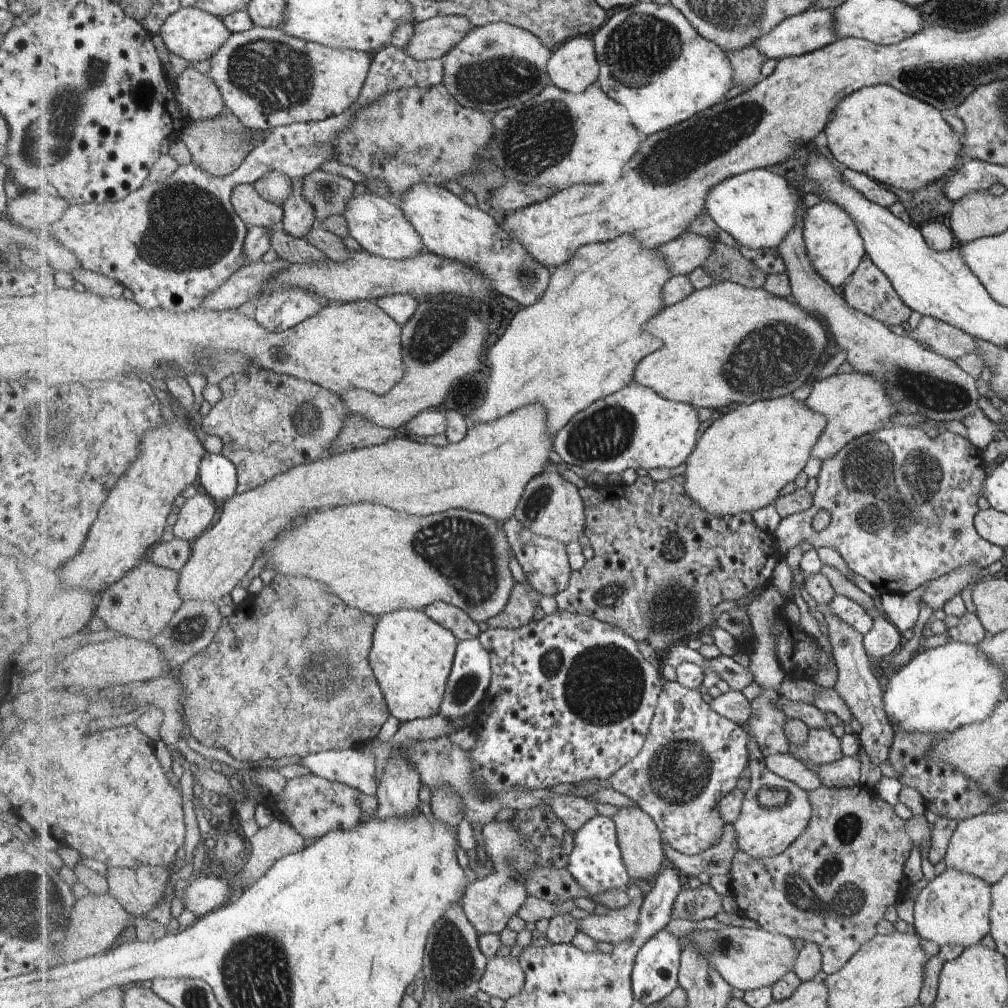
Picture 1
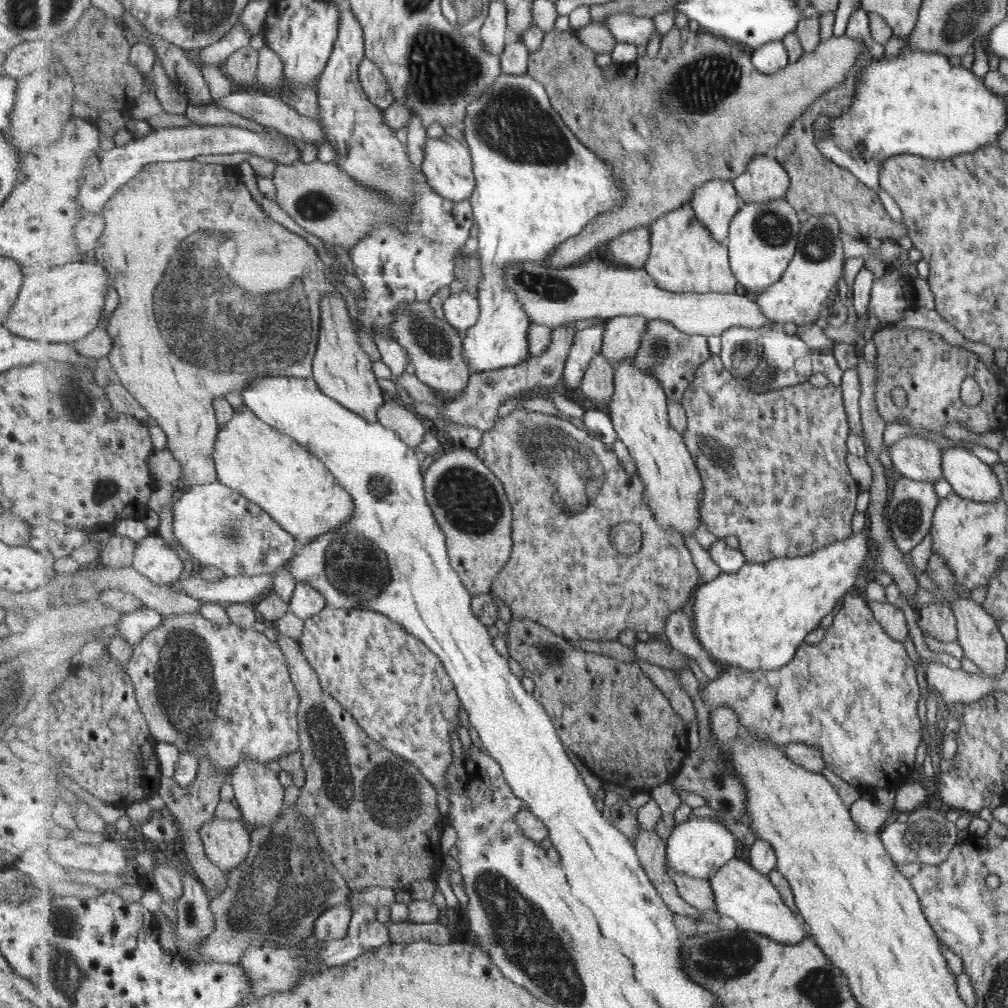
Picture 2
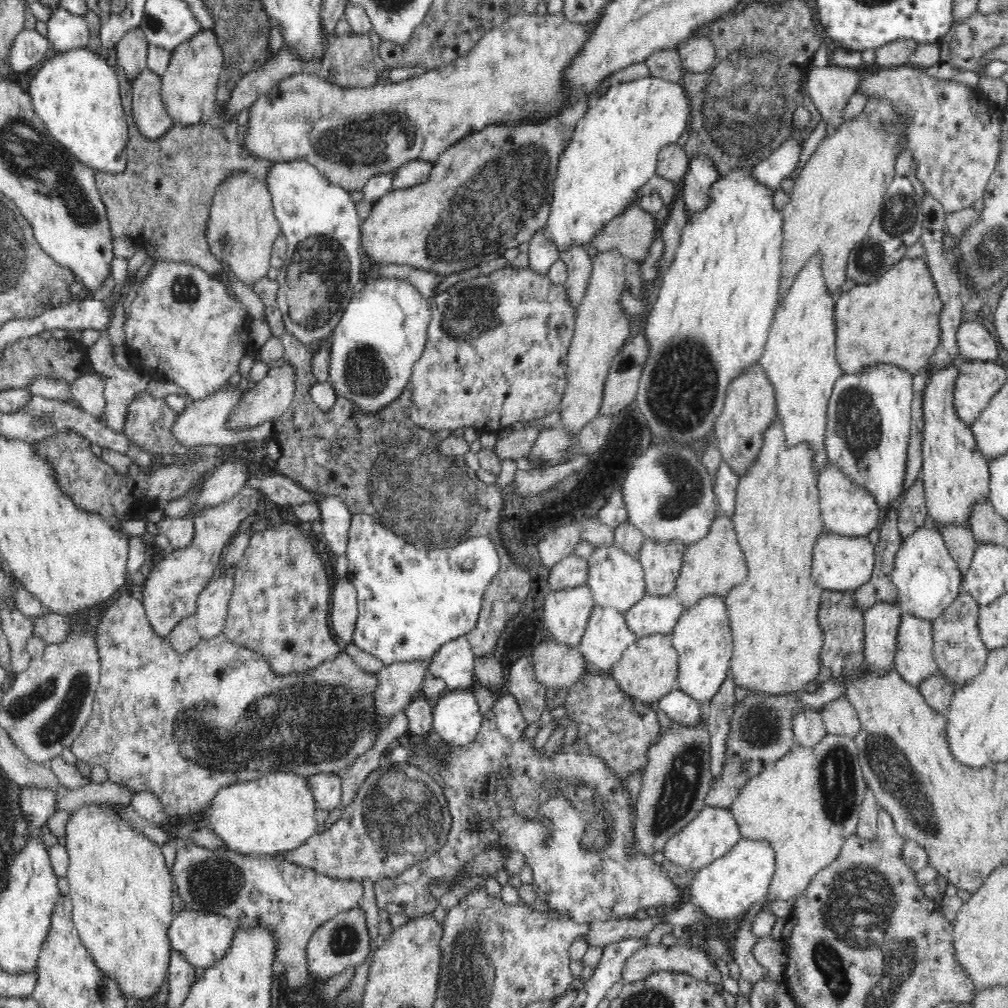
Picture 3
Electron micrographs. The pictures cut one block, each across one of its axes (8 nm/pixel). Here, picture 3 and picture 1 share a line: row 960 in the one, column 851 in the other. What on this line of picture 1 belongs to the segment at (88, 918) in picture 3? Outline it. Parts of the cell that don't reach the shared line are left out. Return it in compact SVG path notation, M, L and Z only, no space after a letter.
M886 84L869 86L843 98L837 104L831 120L828 120L824 132L831 154L847 169L867 174L879 183L907 192L919 190L939 178L945 179L945 174L949 174L953 168L959 152L959 142L953 138L951 128L937 109Z

